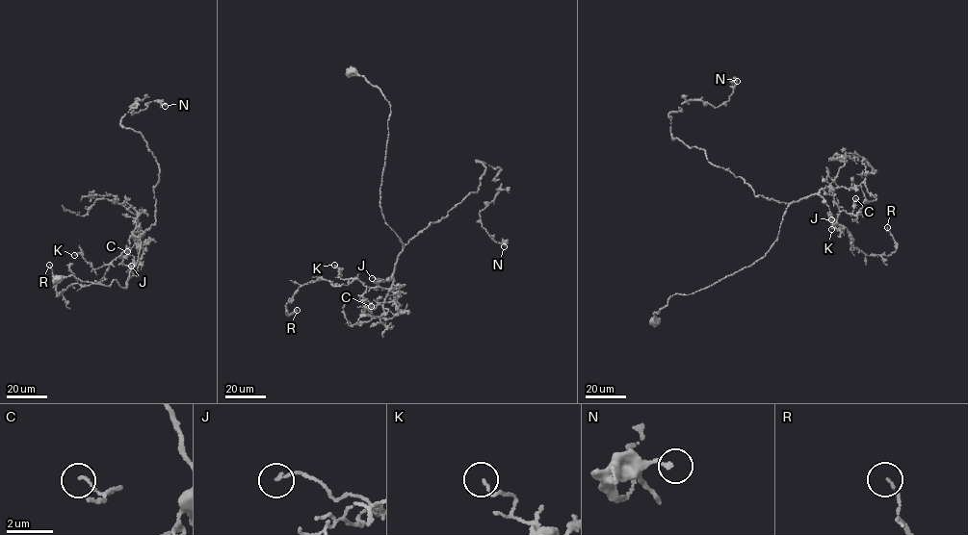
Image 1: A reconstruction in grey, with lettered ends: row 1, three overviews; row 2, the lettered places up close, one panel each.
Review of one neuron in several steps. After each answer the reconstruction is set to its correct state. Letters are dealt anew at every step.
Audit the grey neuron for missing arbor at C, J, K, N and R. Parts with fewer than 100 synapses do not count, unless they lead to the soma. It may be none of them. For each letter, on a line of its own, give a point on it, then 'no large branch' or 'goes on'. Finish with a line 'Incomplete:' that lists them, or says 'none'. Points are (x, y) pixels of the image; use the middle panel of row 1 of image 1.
C: at (371, 306); no large branch
J: at (372, 278); no large branch
K: at (334, 265); no large branch
N: at (504, 246); no large branch
R: at (297, 310); no large branch
Incomplete: none

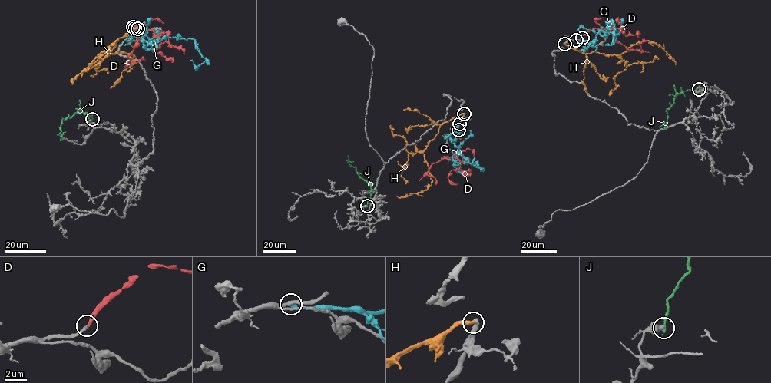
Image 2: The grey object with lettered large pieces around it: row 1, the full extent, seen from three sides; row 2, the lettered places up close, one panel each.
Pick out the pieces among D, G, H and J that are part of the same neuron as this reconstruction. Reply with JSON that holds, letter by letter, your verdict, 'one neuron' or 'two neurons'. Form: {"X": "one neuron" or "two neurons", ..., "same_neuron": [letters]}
{"D": "two neurons", "G": "two neurons", "H": "two neurons", "J": "two neurons", "same_neuron": []}

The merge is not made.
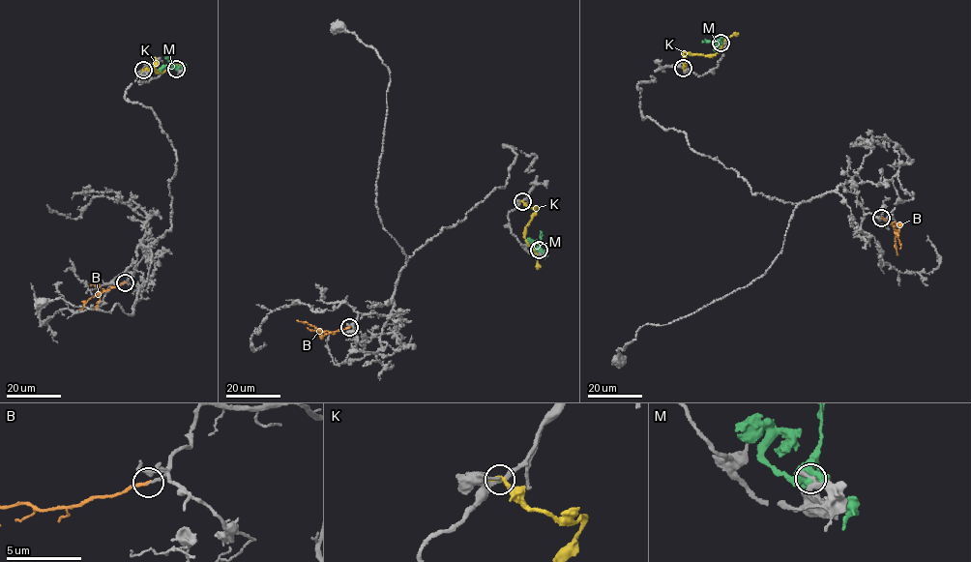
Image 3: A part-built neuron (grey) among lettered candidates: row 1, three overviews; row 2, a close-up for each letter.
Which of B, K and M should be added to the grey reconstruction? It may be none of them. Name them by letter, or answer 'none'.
B

